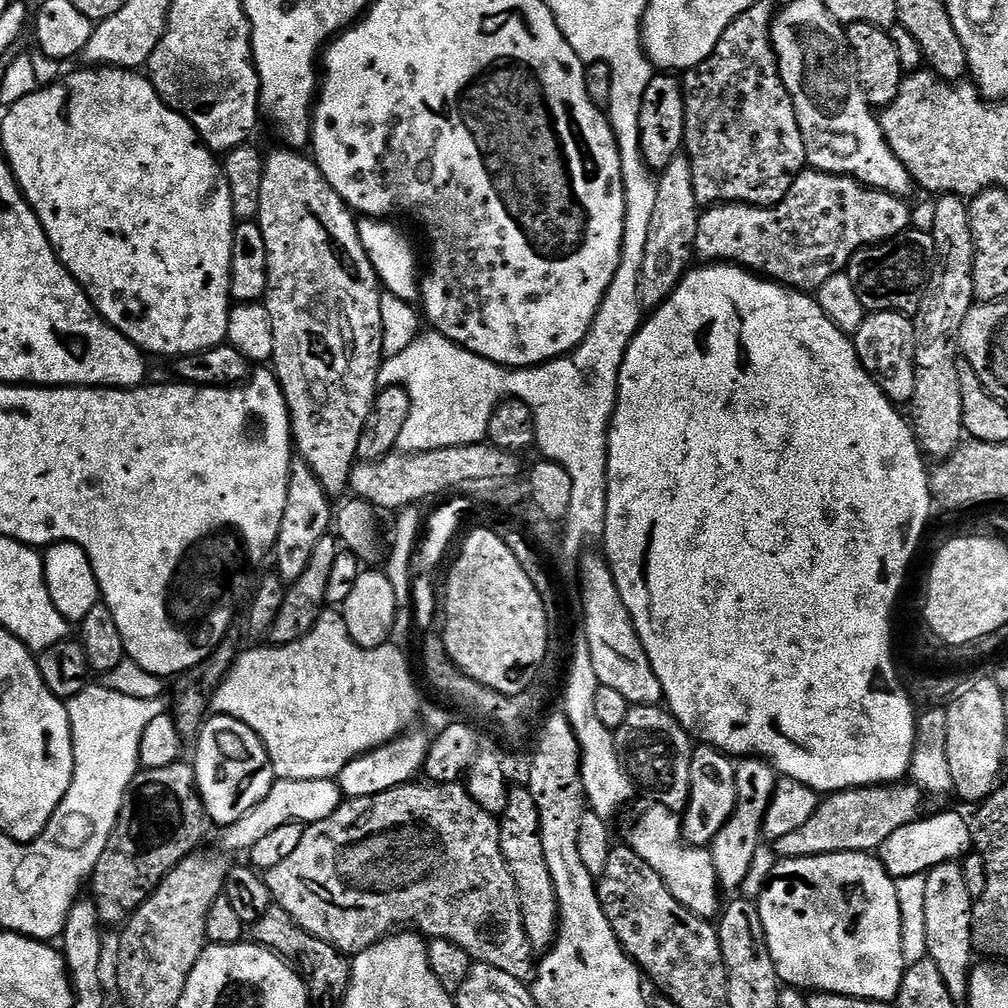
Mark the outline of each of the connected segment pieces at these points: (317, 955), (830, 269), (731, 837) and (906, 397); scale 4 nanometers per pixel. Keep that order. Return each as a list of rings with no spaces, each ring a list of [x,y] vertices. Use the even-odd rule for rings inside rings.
[[[278,906],[266,910],[256,924],[251,925],[250,936],[262,948],[268,948],[282,959],[287,960],[299,972],[305,984],[313,993],[324,996],[328,992],[328,1000],[336,1006],[343,1005],[344,995],[352,982],[352,966],[349,957],[339,952],[332,944],[307,932],[286,910]]]
[[[805,170],[790,186],[786,198],[782,202],[773,204],[770,208],[761,208],[759,204],[713,204],[705,207],[700,214],[698,222],[698,234],[694,238],[694,252],[697,257],[701,256],[704,262],[723,262],[734,264],[742,268],[747,268],[749,272],[756,273],[761,278],[767,278],[777,284],[782,284],[786,288],[794,288],[798,292],[805,294],[815,294],[820,291],[821,286],[834,274],[845,271],[848,263],[852,260],[852,255],[860,248],[869,248],[871,244],[883,244],[886,240],[895,240],[902,233],[909,231],[912,223],[912,208],[907,199],[895,196],[889,192],[883,192],[877,188],[869,188],[867,184],[861,184],[853,176],[835,176],[829,172],[817,172],[815,170]]]
[[[744,758],[739,761],[736,769],[736,809],[710,845],[721,889],[743,889],[746,874],[750,874],[750,862],[754,862],[754,854],[762,847],[764,815],[776,792],[777,783],[778,772],[769,761],[759,758]]]
[[[869,312],[854,334],[856,353],[874,382],[897,406],[914,398],[916,385],[916,325],[903,312]]]

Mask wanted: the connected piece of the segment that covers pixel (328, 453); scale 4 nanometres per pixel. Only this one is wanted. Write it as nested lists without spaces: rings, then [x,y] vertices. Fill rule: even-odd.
[[[283,146],[277,147],[277,152],[268,152],[264,157],[264,173],[262,174],[262,198],[260,199],[260,214],[258,223],[262,230],[262,238],[266,238],[268,251],[268,294],[266,307],[270,314],[270,322],[274,326],[274,354],[270,364],[276,374],[276,380],[284,391],[288,403],[288,413],[292,419],[292,438],[299,459],[305,460],[314,470],[318,482],[322,482],[324,491],[329,497],[343,497],[349,491],[352,470],[357,463],[358,438],[362,438],[362,426],[366,426],[366,418],[370,414],[372,404],[376,401],[378,385],[376,375],[380,373],[380,365],[384,351],[382,350],[382,306],[380,293],[382,285],[376,277],[374,266],[366,254],[356,229],[358,220],[344,199],[326,182],[322,170],[316,165],[315,159],[301,154],[299,151]]]

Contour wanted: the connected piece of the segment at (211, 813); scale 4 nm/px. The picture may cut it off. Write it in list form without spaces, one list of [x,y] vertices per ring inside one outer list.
[[[212,714],[205,719],[200,735],[194,741],[196,747],[196,791],[209,821],[213,825],[227,826],[238,822],[266,794],[270,794],[274,783],[272,763],[264,743],[242,721],[233,716]]]

